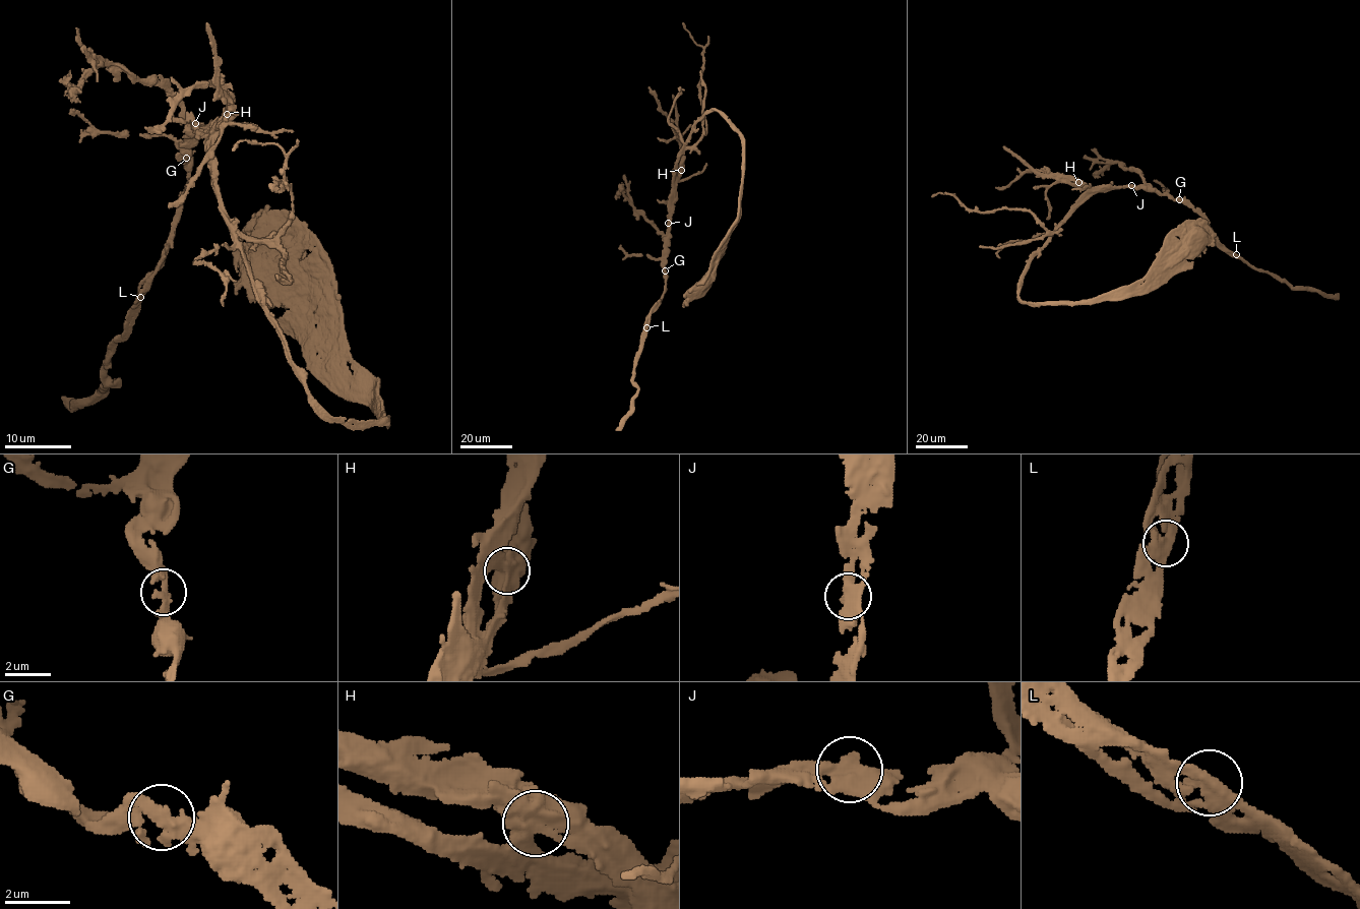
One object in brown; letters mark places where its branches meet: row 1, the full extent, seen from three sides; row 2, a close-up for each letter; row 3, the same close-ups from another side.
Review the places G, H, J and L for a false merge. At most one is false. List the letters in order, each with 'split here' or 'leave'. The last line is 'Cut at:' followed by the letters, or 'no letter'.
G: leave
H: split here
J: leave
L: leave
Cut at: H

